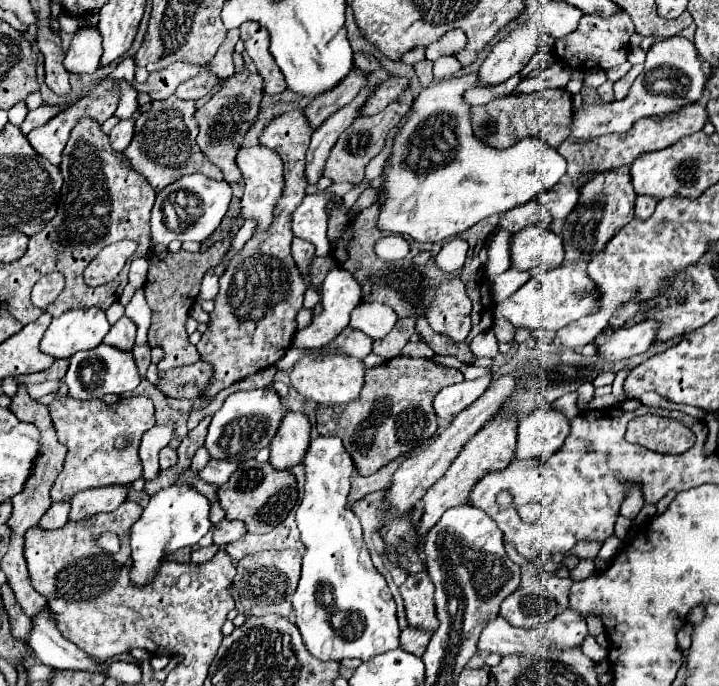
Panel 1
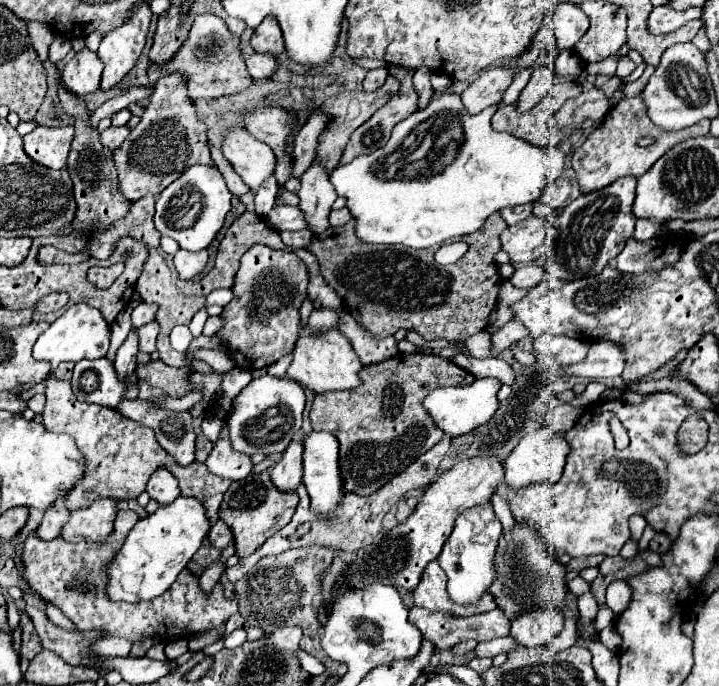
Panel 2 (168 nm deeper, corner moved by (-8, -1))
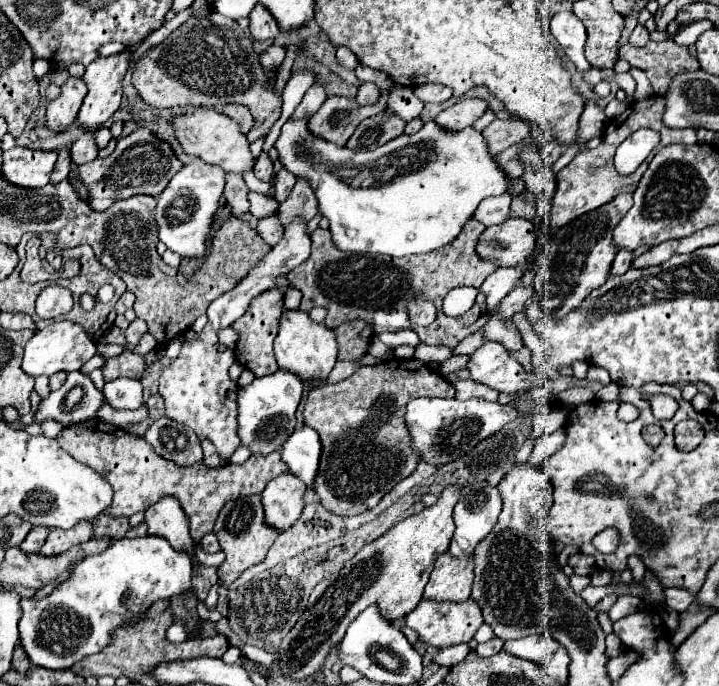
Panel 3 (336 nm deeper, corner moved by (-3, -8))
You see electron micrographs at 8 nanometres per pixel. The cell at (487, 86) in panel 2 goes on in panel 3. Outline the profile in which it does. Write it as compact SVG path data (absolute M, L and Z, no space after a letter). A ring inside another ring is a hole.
M463 99L453 107L443 109L435 117L435 123L445 131L461 131L473 125L473 121L477 121L485 113L485 109L487 109L487 103L483 99Z

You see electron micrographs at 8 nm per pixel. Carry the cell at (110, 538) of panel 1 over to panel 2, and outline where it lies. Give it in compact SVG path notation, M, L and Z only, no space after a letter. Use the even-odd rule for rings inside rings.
M96 500L96 504L70 512L70 520L62 528L62 538L66 542L98 542L104 544L112 534L112 520L118 512L118 500Z

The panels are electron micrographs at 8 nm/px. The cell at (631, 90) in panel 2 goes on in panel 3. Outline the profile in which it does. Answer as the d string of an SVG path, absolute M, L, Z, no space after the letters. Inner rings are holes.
M631 69L629 73L631 73L631 75L633 75L633 79L637 81L637 89L635 89L635 101L651 97L651 95L653 95L653 87L651 87L651 83L649 83L649 79L647 79L645 71L641 71L641 69Z

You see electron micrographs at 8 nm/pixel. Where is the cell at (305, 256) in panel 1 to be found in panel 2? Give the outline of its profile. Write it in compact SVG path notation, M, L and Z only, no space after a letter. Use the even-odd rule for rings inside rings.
M300 230L300 232L280 232L284 244L288 246L294 246L294 248L308 248L308 244L312 242L312 232L308 230Z

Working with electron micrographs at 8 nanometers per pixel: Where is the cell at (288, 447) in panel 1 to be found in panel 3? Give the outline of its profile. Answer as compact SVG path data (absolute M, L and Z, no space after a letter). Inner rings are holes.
M291 473L279 475L277 479L269 481L265 491L261 493L261 503L265 511L263 521L267 523L267 527L273 527L279 533L287 531L287 527L291 527L295 519L299 519L305 507L305 491L307 485Z

